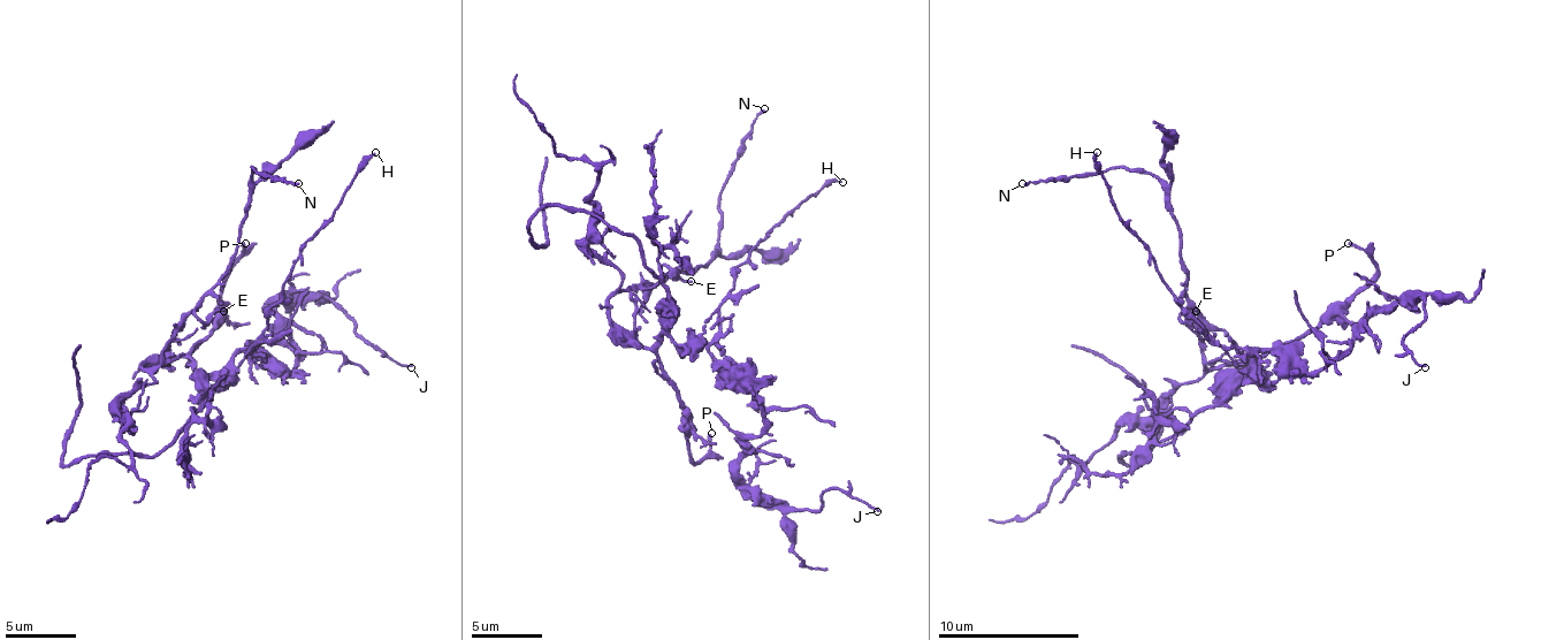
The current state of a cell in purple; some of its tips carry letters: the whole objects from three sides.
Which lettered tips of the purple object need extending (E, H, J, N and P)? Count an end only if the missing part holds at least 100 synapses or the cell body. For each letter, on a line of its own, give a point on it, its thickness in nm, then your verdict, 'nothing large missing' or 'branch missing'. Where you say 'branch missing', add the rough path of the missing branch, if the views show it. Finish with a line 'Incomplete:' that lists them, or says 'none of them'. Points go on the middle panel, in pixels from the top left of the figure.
E: place (691, 281); calibre 170 nm; nothing large missing
H: place (843, 182); calibre 260 nm; nothing large missing
J: place (877, 511); calibre 140 nm; nothing large missing
N: place (764, 108); calibre 190 nm; nothing large missing
P: place (711, 433); calibre 200 nm; nothing large missing
Incomplete: none of them

